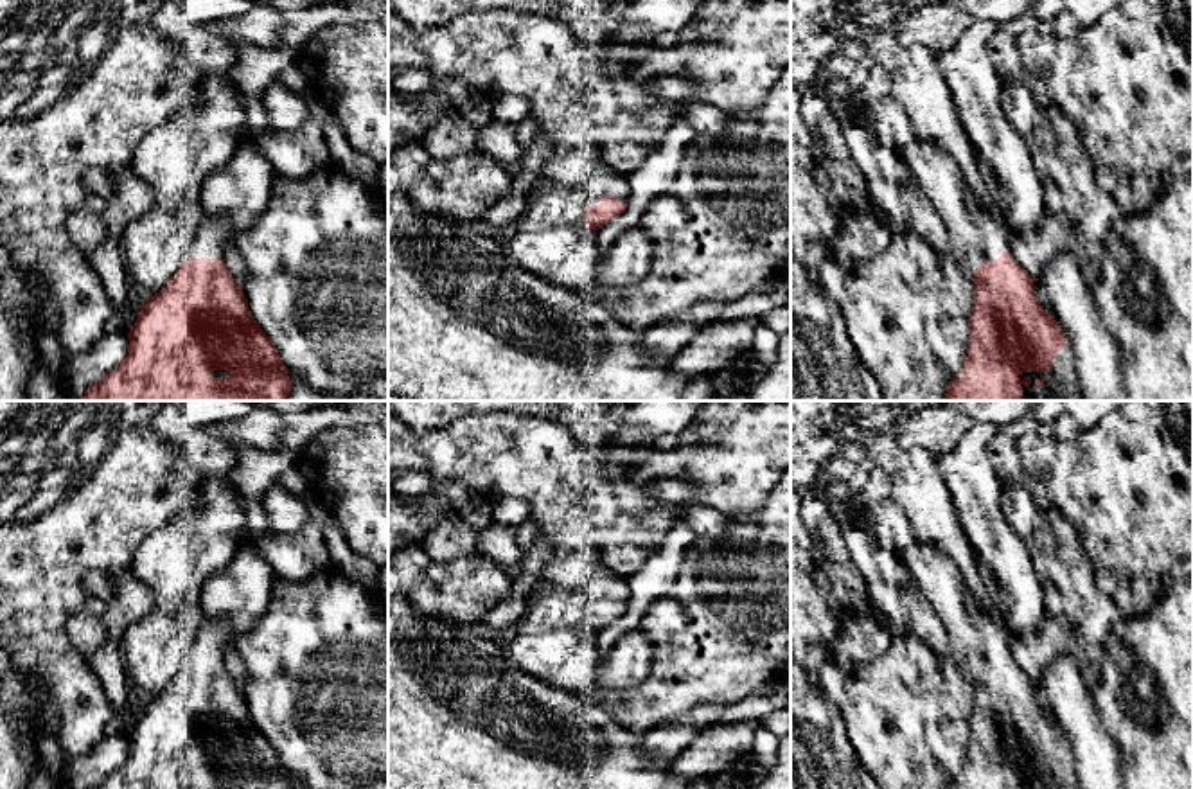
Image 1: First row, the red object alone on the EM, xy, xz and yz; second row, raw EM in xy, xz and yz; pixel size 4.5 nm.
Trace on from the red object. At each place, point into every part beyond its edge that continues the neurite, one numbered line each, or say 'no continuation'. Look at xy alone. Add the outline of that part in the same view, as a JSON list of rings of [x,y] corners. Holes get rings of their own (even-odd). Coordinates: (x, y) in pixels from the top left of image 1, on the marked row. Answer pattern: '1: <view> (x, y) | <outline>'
1: xy (212, 232) | [[[203,214],[194,241],[181,257],[181,264],[192,259],[219,259],[223,246],[232,239],[232,228],[223,216]]]

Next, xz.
1: xz (604, 180) | [[[600,162],[596,171],[586,180],[582,187],[584,210],[591,205],[600,205],[600,198],[605,194],[627,203],[631,194],[631,182],[629,176],[622,176],[605,162]]]

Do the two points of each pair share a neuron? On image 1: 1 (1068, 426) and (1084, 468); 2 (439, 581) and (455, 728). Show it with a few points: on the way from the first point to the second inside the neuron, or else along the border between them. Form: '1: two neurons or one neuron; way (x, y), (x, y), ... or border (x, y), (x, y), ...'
1: two neurons; border (1080, 434), (1075, 439), (1055, 439), (1051, 435)
2: two neurons; border (406, 601), (426, 615), (459, 620), (466, 626)

